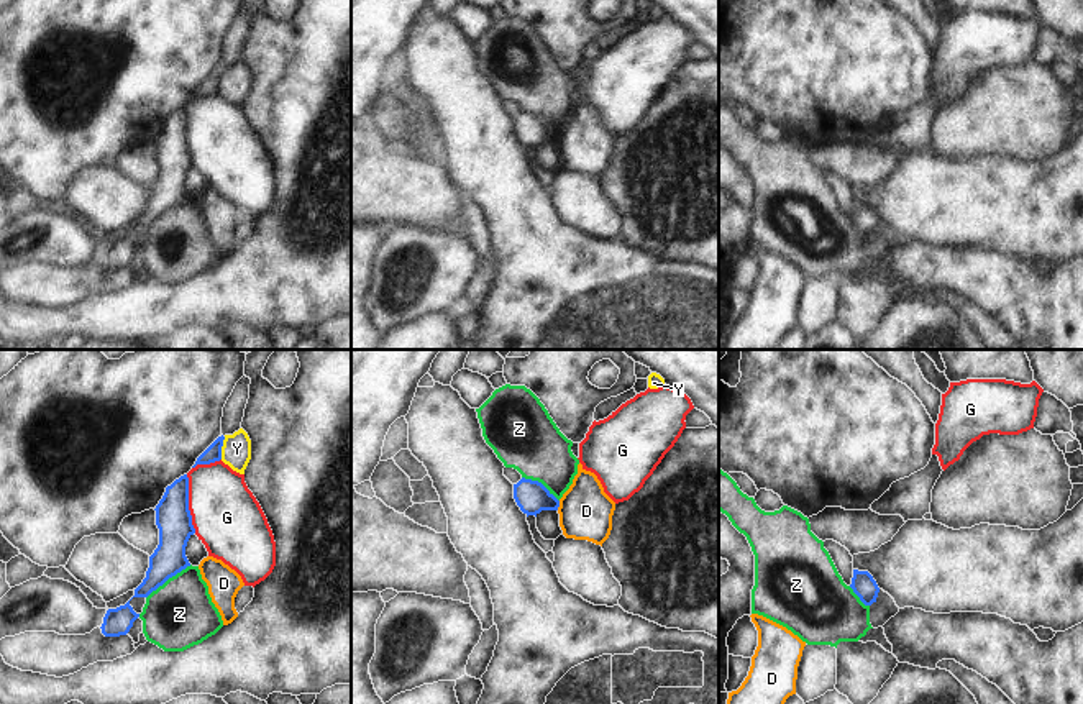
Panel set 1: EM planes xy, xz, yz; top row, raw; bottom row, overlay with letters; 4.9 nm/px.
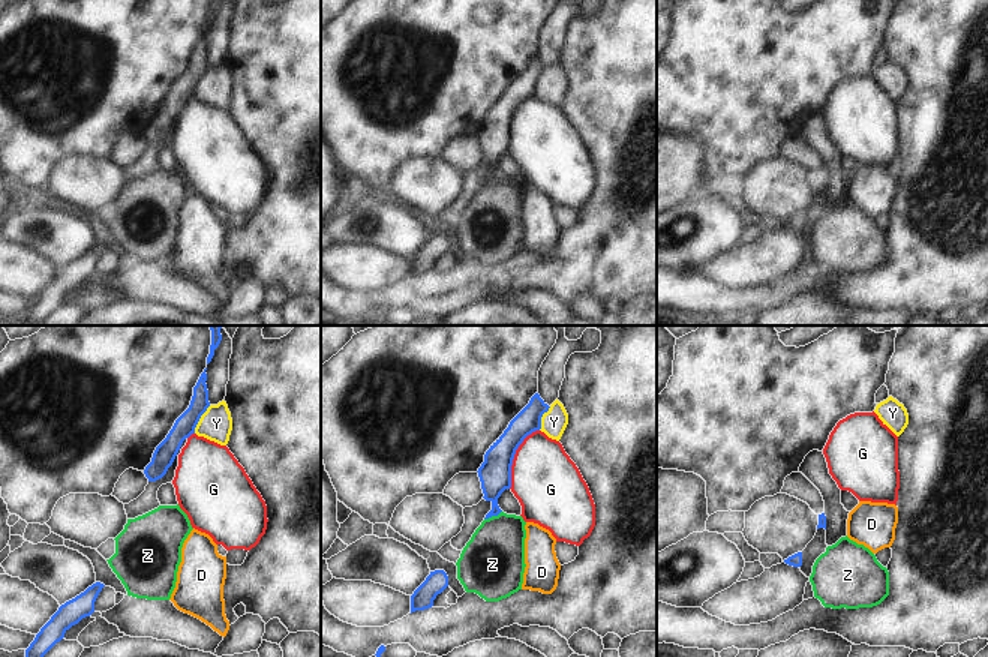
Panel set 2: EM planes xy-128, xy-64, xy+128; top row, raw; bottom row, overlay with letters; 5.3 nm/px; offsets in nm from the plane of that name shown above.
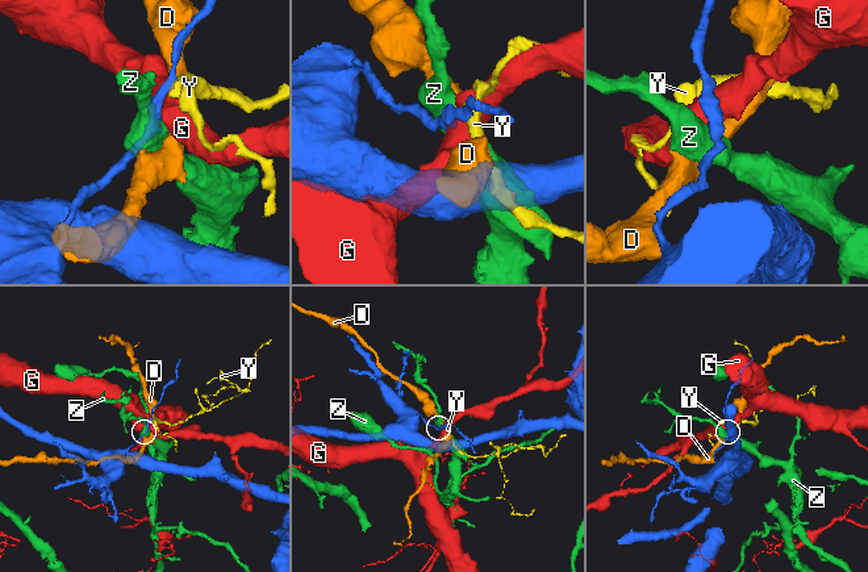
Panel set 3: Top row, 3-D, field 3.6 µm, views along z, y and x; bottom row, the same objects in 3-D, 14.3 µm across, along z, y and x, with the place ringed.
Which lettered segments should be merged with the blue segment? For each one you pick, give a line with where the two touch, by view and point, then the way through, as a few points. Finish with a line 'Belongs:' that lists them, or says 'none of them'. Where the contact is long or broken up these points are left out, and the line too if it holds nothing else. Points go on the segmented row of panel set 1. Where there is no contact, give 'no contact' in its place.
Belongs: none of them

